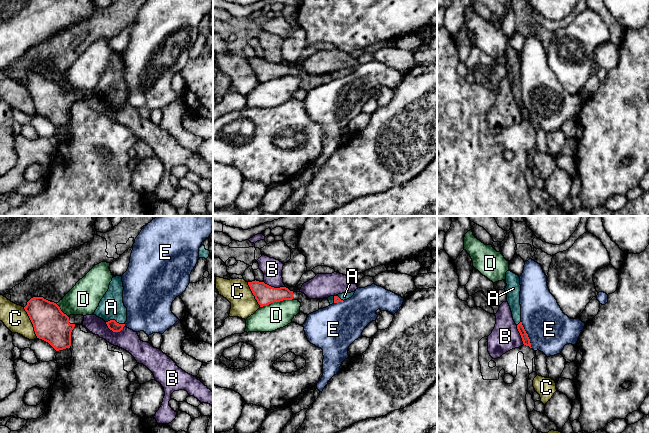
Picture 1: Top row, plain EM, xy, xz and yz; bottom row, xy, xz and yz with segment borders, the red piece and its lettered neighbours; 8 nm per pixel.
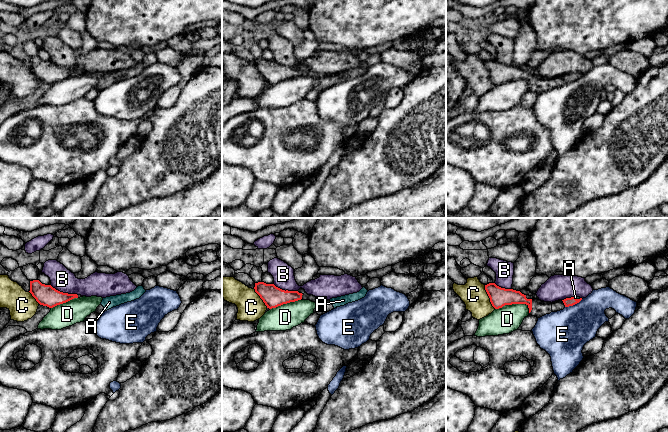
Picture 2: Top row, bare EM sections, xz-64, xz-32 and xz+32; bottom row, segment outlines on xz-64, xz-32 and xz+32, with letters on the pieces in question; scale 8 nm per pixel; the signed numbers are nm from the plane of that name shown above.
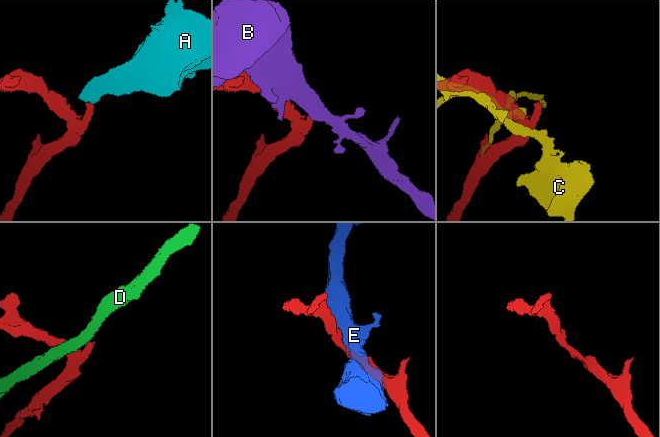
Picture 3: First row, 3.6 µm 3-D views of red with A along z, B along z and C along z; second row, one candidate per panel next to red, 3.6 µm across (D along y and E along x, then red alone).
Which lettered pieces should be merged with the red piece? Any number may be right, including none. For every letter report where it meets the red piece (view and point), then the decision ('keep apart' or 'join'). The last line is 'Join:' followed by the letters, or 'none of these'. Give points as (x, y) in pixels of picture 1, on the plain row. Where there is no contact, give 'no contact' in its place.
A: xy (114, 96) | join
B: xy (114, 107) | keep apart
C: xy (31, 97) | keep apart
D: xz (276, 77) | keep apart
E: yz (527, 110) | keep apart
Join: A

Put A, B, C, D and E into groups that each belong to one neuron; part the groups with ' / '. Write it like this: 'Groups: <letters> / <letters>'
Groups: A / B / C / D / E

